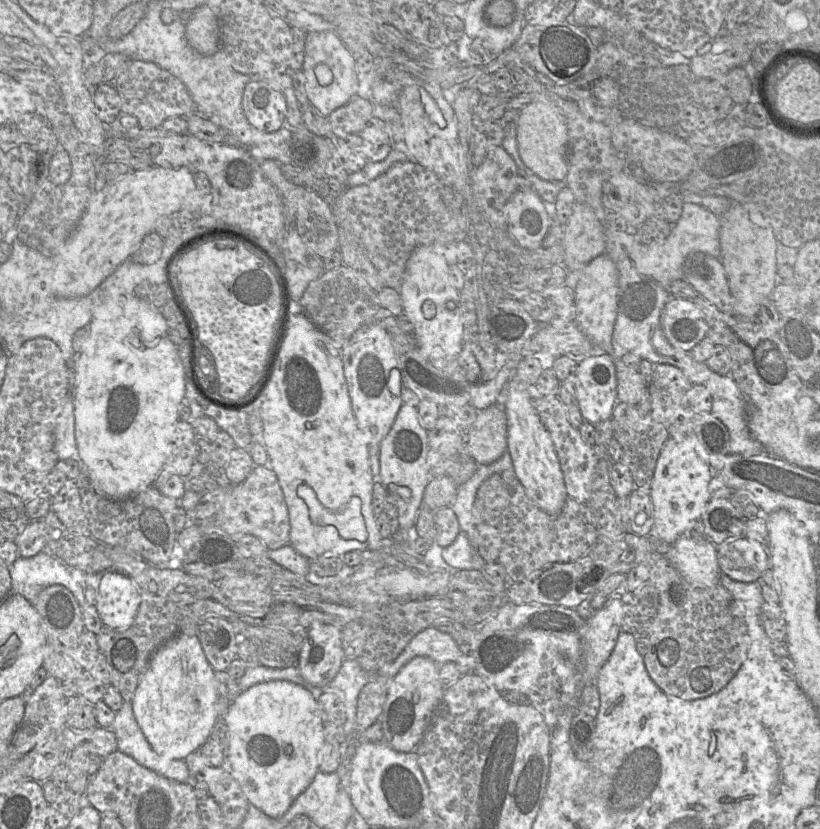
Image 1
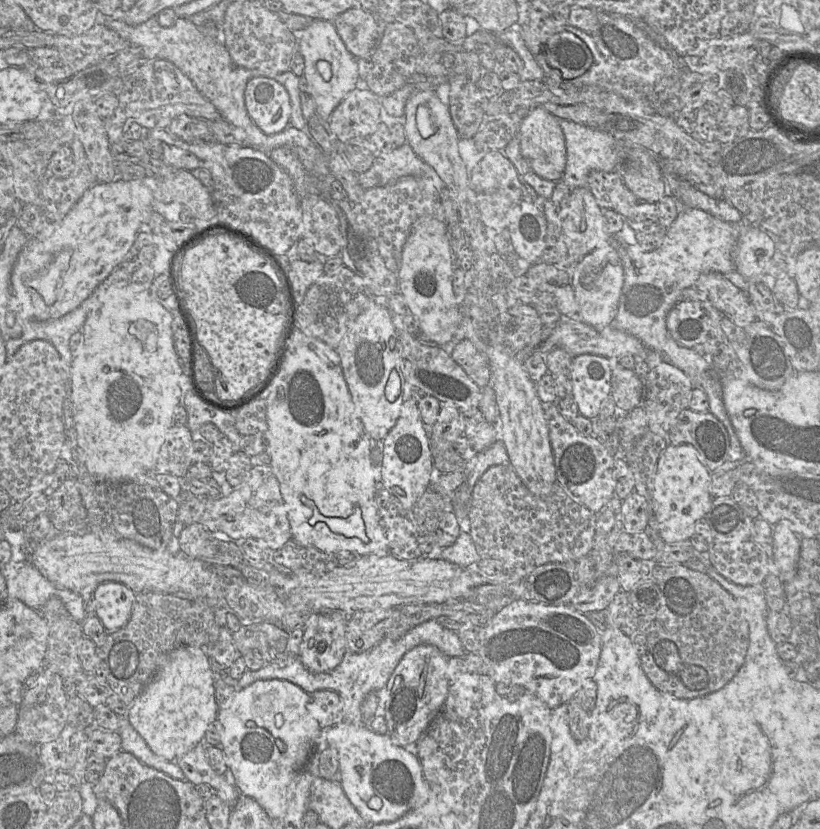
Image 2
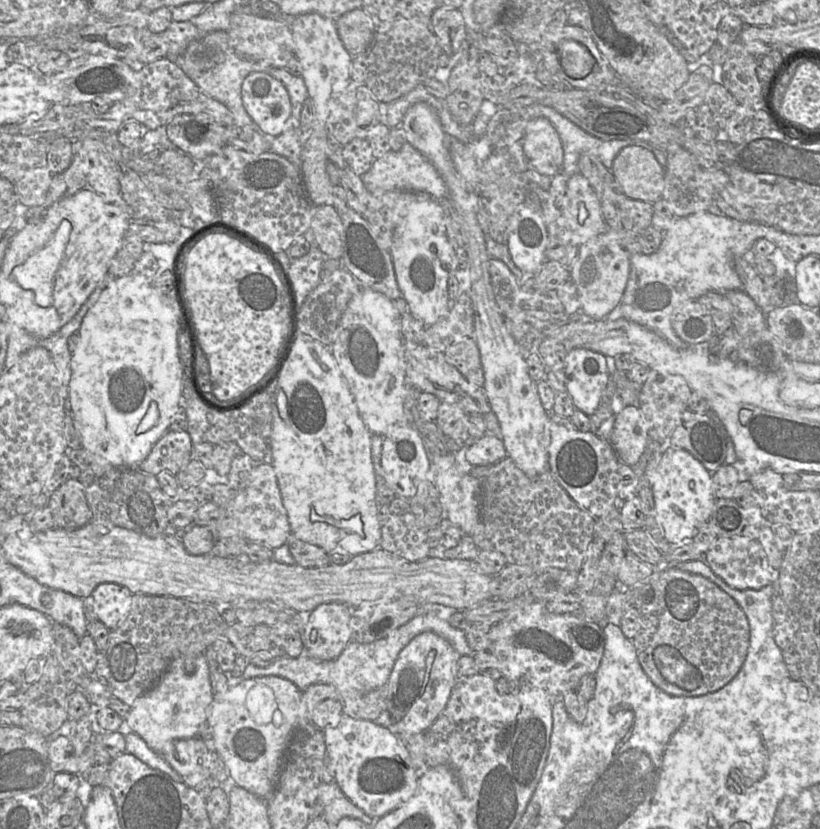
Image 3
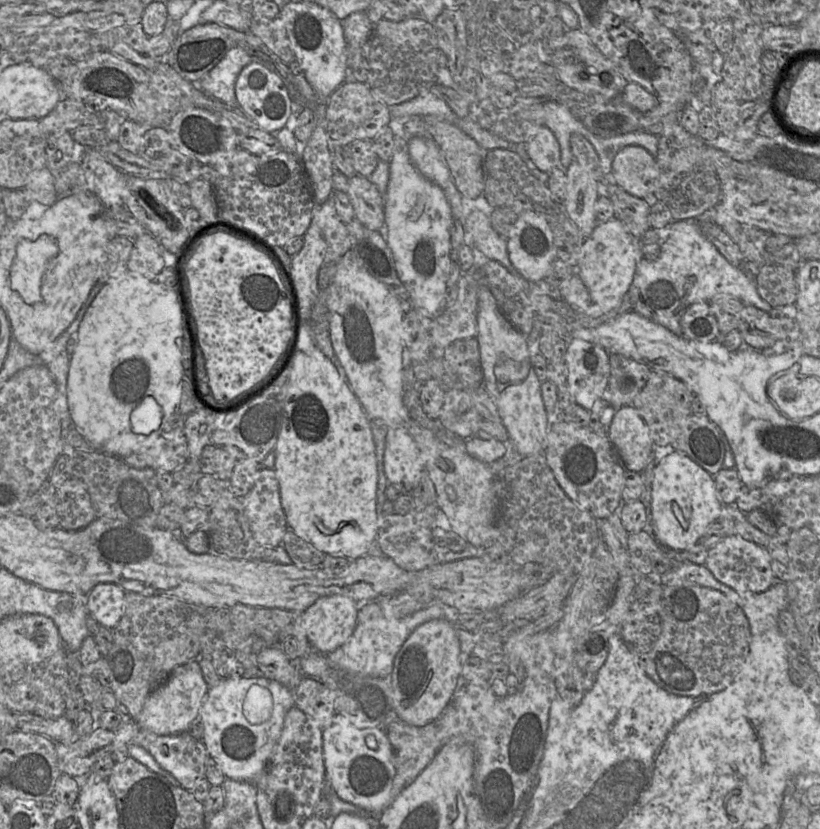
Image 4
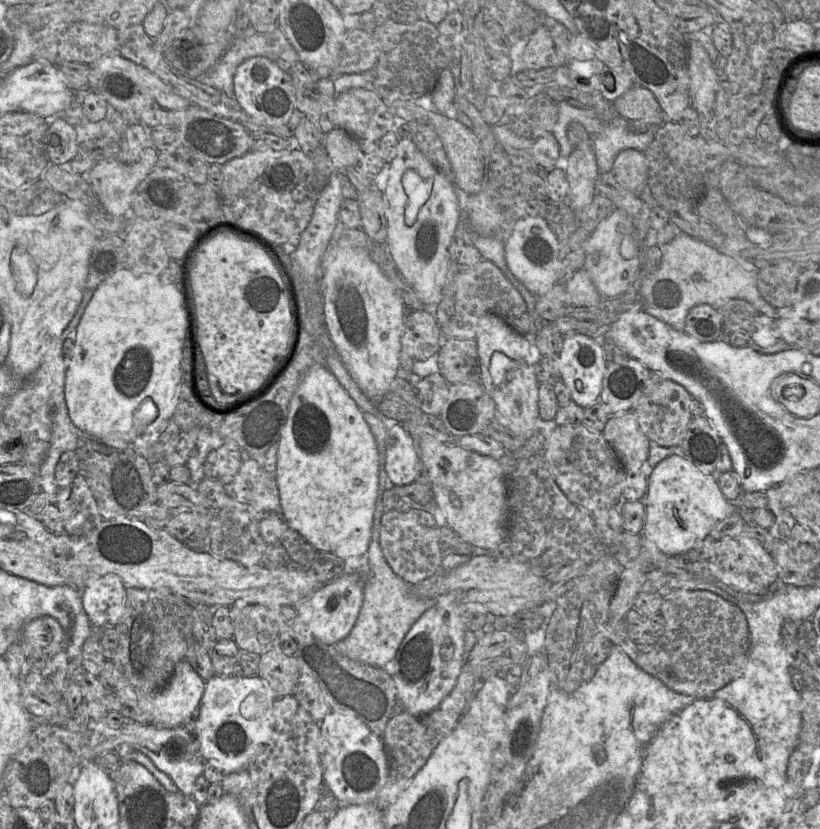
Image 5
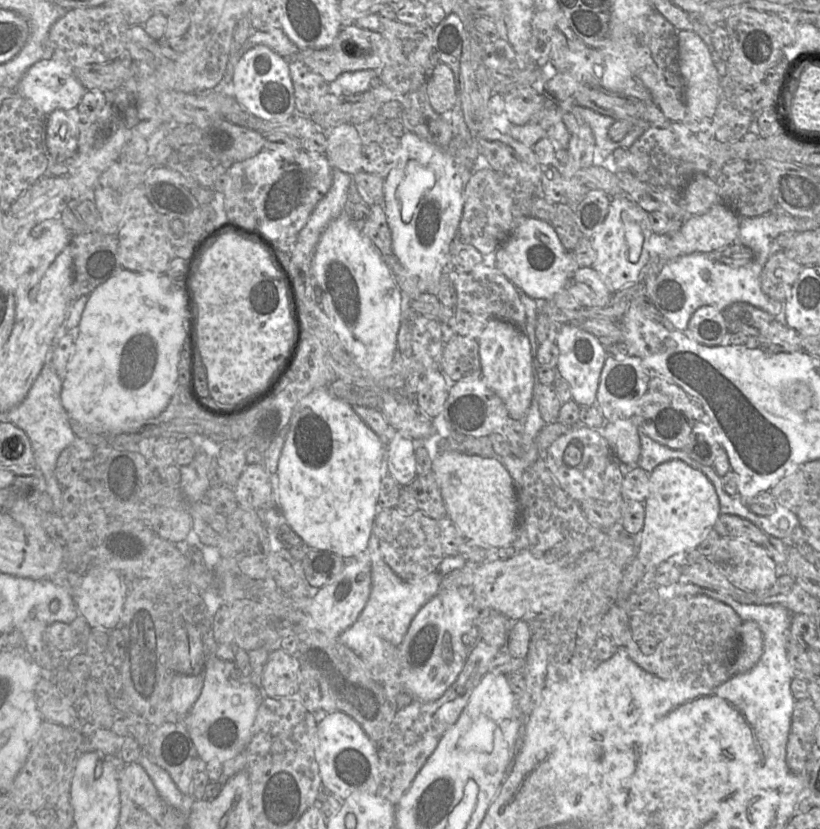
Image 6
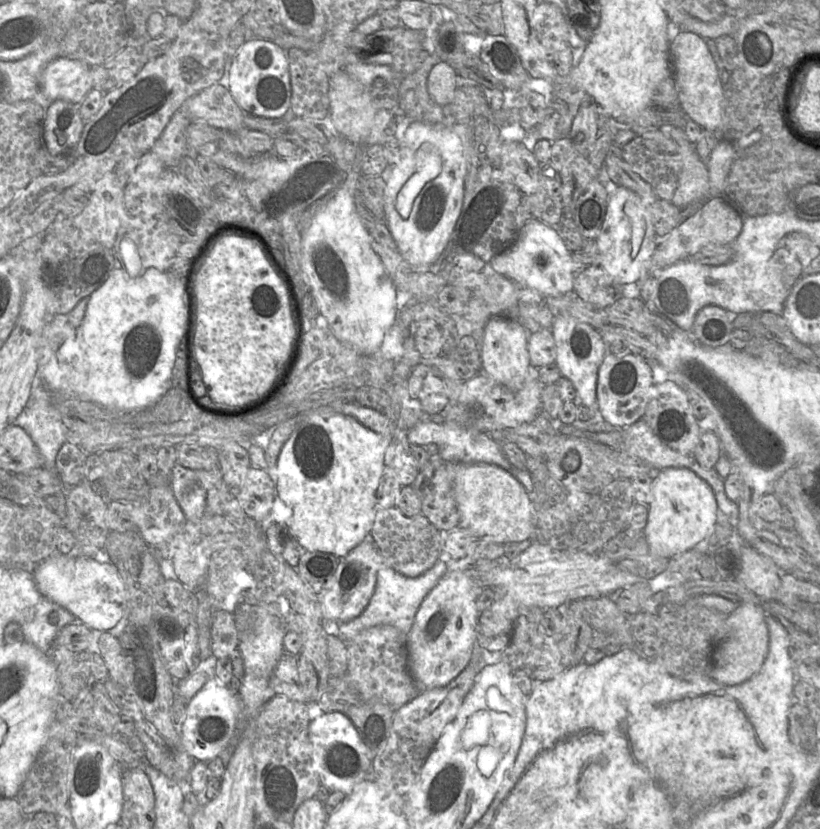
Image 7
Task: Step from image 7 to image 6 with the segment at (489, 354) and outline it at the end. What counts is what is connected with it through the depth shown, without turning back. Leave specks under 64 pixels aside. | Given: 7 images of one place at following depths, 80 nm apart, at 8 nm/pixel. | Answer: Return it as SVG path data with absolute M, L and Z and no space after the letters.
M492 318L477 339L482 378L502 399L510 417L522 419L533 398L534 376L531 347L526 334L518 327Z

